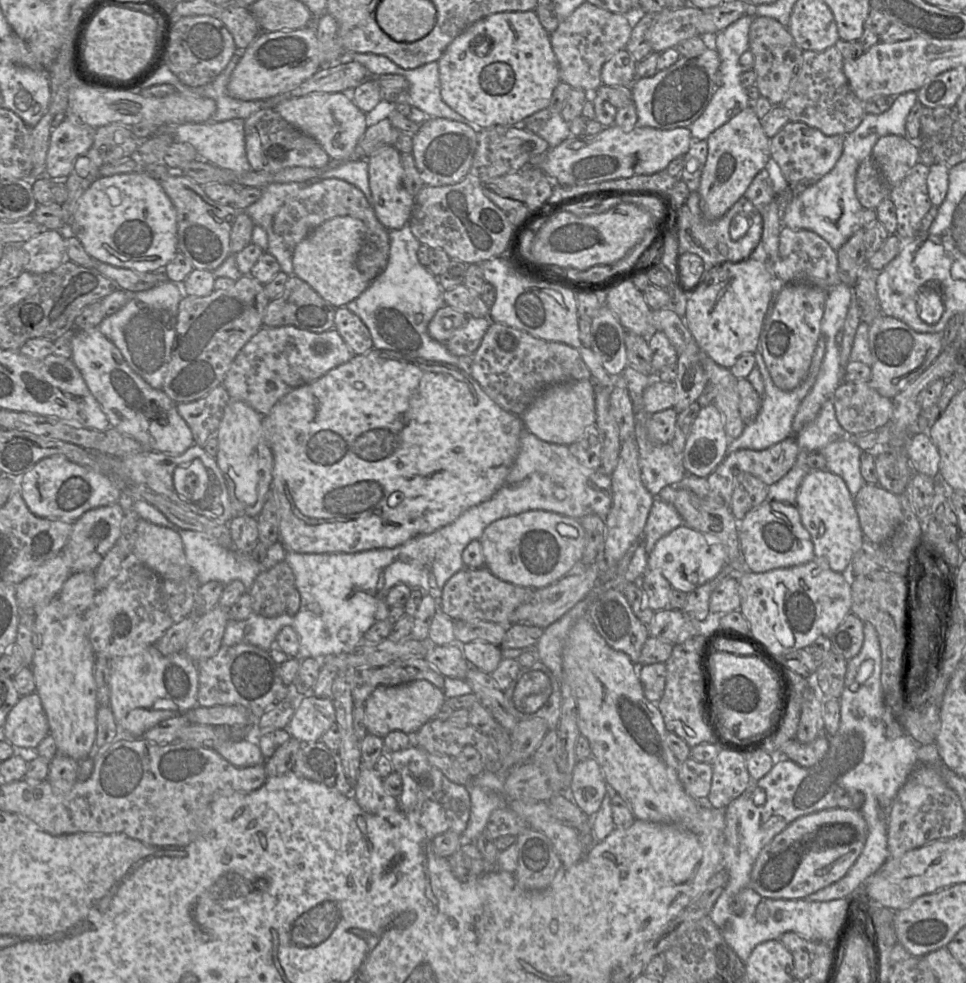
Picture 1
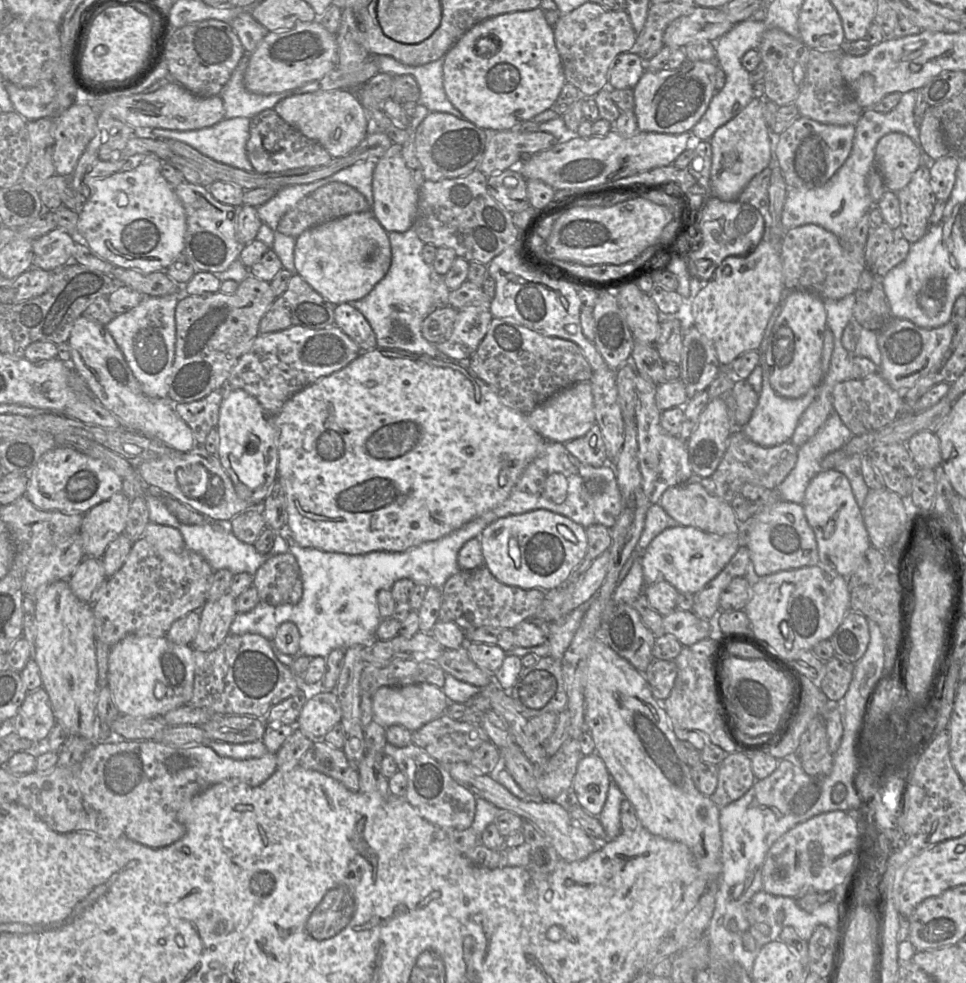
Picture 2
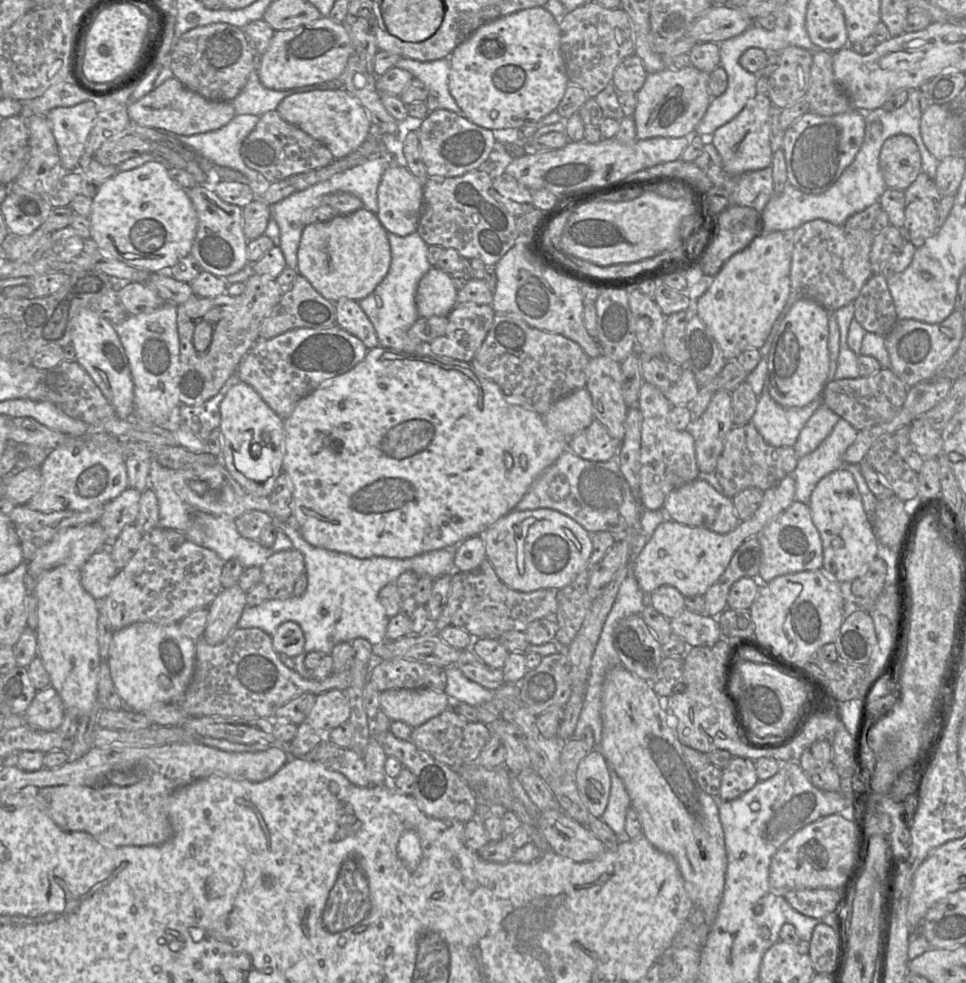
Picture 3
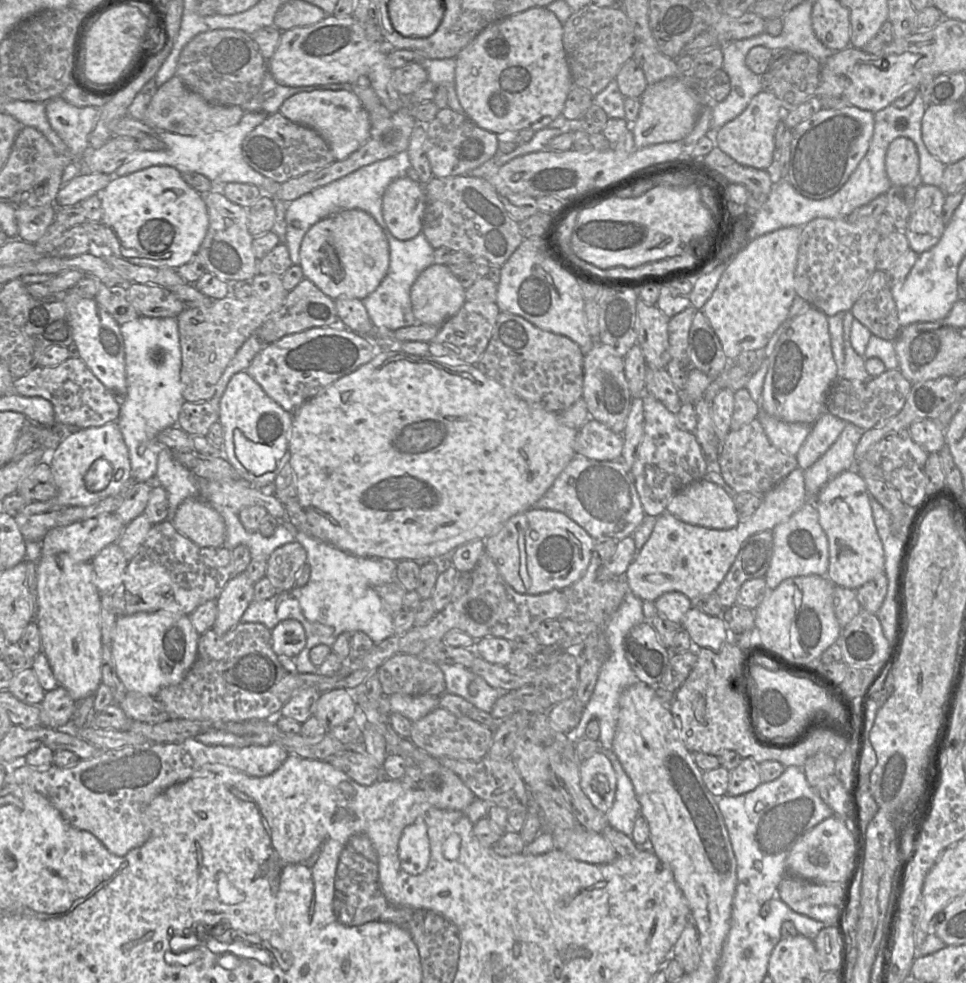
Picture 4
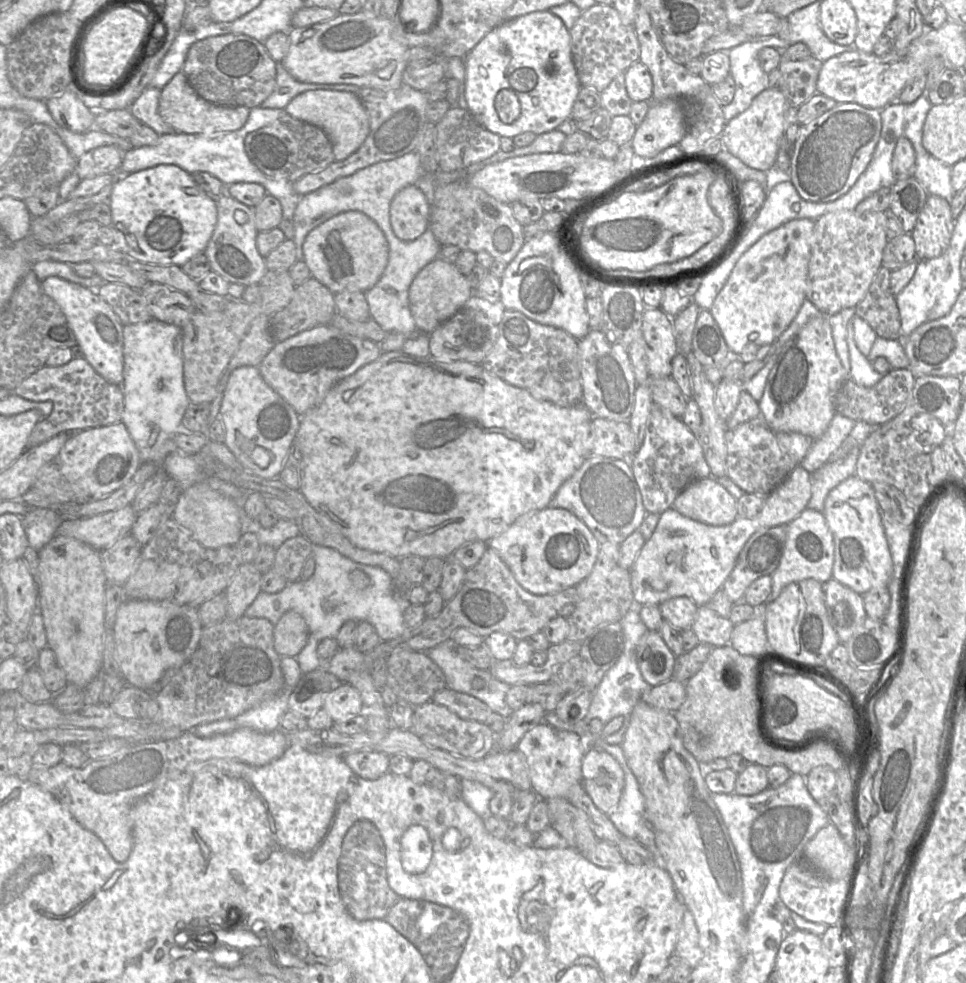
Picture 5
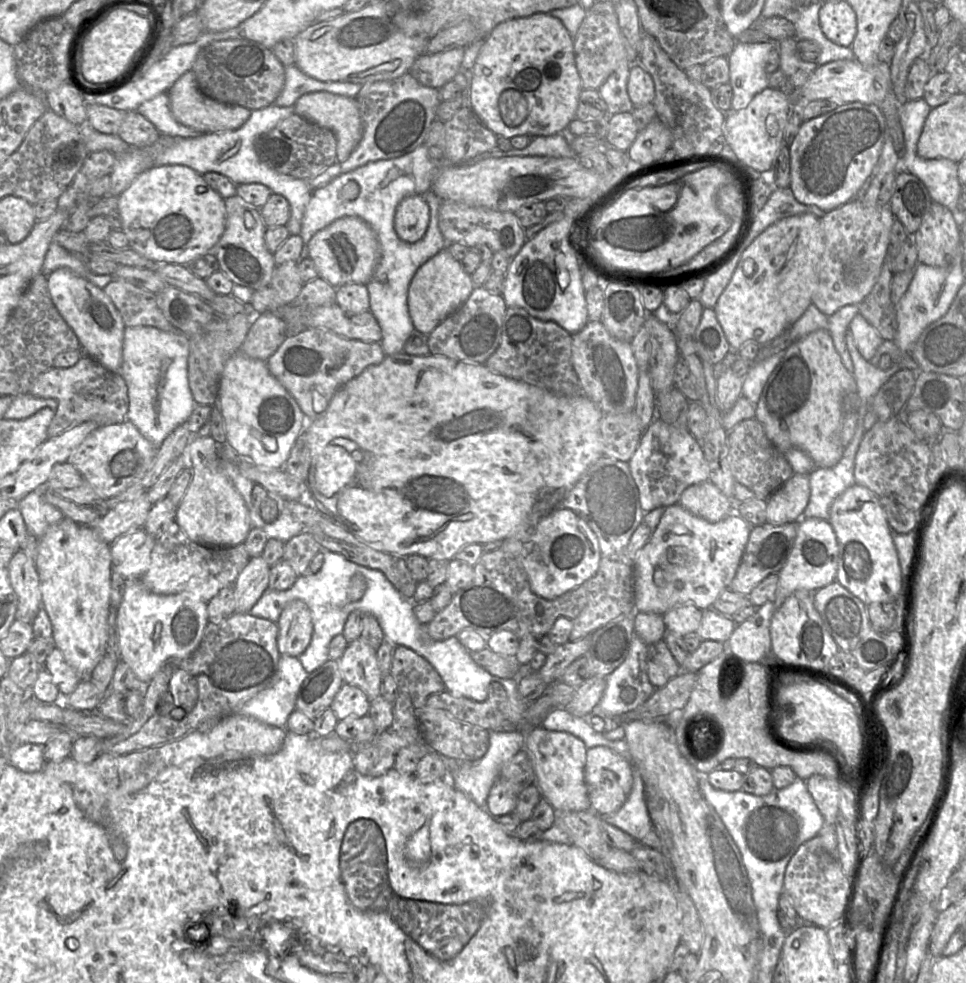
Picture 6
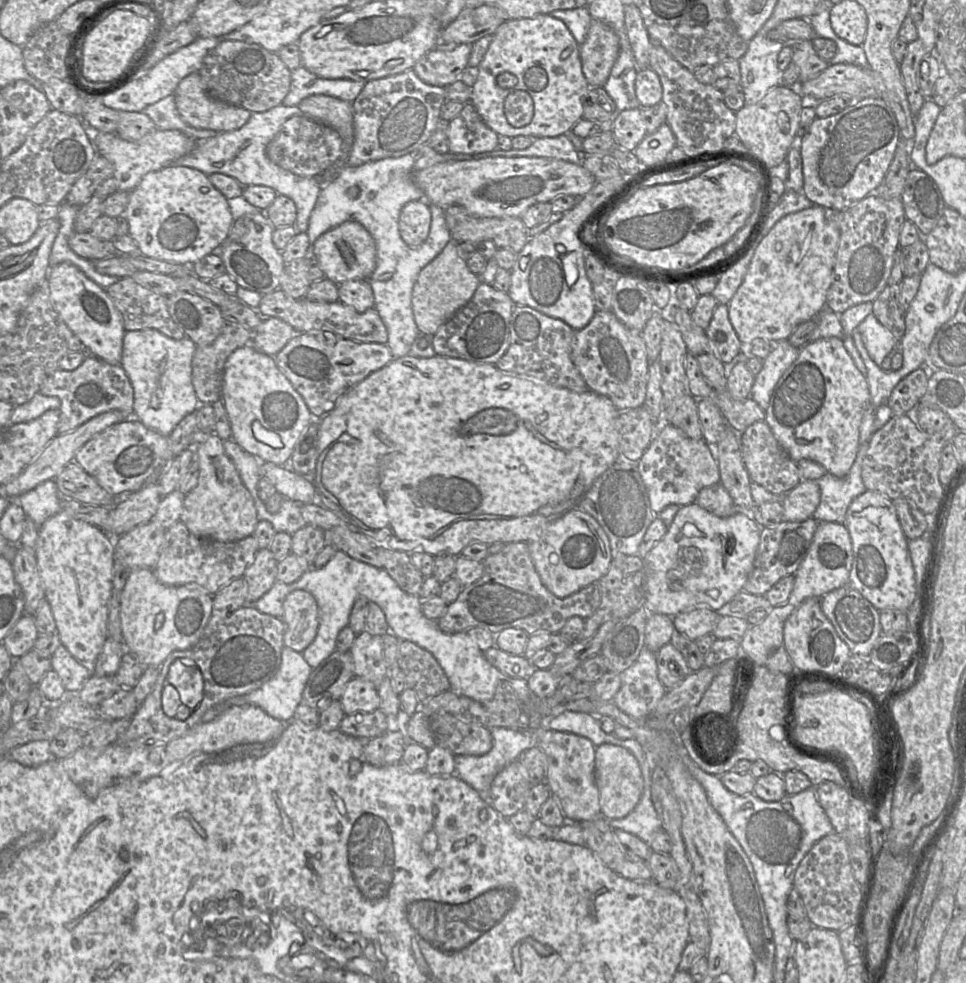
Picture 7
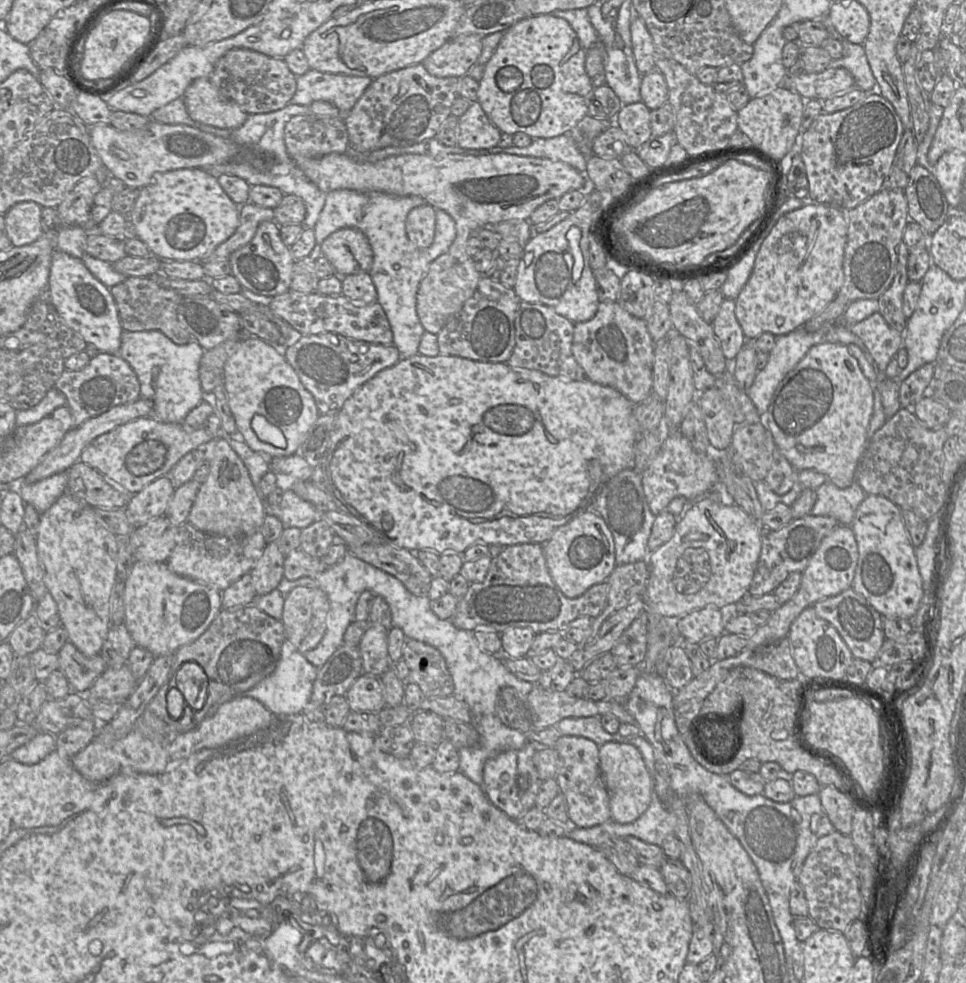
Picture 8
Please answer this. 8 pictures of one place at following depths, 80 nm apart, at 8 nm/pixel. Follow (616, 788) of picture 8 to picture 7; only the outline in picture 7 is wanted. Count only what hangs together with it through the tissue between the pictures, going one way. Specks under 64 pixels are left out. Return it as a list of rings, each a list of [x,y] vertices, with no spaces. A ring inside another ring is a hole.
[[[604,743],[595,748],[594,779],[599,790],[601,816],[621,819],[638,805],[643,791],[644,779],[636,757],[626,748]]]

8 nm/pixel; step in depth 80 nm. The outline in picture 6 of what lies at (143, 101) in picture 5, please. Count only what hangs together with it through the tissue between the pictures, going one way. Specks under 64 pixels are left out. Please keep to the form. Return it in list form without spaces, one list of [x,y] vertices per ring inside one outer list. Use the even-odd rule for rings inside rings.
[[[167,92],[142,102],[136,111],[151,121],[162,135],[194,137],[200,134],[175,119]]]

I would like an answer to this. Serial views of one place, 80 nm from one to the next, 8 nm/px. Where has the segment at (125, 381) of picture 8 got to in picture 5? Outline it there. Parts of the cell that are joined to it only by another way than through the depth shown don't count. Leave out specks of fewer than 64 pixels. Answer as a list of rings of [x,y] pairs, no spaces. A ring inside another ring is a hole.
[[[84,357],[73,358],[61,366],[43,366],[23,380],[13,393],[30,401],[53,403],[51,414],[33,428],[26,449],[31,449],[62,432],[76,433],[121,422],[124,411],[122,385],[108,382]]]

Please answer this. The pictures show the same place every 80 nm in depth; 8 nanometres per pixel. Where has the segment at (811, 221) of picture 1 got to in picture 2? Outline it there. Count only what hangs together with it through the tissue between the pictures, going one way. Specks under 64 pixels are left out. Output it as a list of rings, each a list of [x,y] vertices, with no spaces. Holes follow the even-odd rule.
[[[917,91],[903,93],[897,106],[888,113],[879,113],[873,109],[864,109],[855,126],[851,152],[838,171],[823,186],[808,189],[788,189],[781,215],[784,231],[815,224],[840,236],[844,231],[853,228],[858,221],[876,207],[867,187],[867,176],[875,166],[875,149],[878,141],[890,133],[902,133],[913,140],[922,154],[922,165],[930,166],[931,159],[925,154],[920,138],[919,124],[914,117],[914,106]]]

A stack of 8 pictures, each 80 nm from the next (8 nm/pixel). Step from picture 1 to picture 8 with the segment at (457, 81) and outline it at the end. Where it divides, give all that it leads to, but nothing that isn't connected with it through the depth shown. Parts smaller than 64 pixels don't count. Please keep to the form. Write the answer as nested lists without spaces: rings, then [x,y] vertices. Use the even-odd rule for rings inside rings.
[[[551,14],[523,18],[503,32],[493,55],[485,64],[482,79],[479,81],[477,102],[502,133],[525,133],[532,139],[552,138],[569,133],[588,115],[588,104],[594,89],[585,70],[585,60],[586,50],[566,20]]]

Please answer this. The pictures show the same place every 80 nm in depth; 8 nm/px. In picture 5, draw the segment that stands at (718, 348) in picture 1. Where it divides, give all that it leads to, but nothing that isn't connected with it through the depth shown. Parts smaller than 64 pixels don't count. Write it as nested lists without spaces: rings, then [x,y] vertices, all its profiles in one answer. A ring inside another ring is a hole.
[[[812,219],[790,220],[763,235],[737,261],[709,309],[731,356],[739,356],[748,344],[772,344],[796,317],[806,299],[814,227]]]

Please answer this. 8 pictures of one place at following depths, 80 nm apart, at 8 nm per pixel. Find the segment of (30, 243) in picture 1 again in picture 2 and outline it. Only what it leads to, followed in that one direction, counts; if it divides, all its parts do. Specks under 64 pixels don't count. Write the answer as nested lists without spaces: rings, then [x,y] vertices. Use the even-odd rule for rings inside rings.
[[[55,228],[32,241],[32,268],[54,271],[72,260],[75,240],[68,232]]]

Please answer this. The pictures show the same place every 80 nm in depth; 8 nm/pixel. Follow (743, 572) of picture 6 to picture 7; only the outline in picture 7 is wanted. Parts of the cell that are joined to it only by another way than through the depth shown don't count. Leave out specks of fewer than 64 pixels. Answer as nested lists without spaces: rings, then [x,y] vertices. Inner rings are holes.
[[[810,517],[801,522],[784,521],[775,527],[762,527],[753,570],[743,591],[754,595],[764,595],[780,579],[794,575],[808,553],[818,524],[818,521]]]

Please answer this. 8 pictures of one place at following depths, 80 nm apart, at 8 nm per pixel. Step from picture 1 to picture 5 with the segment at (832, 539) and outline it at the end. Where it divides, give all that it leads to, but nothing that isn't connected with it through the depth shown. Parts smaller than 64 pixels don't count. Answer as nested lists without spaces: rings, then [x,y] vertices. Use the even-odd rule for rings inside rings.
[[[856,475],[848,477],[828,493],[822,514],[834,540],[832,578],[861,595],[872,588],[887,586],[892,578],[893,562],[871,484]]]

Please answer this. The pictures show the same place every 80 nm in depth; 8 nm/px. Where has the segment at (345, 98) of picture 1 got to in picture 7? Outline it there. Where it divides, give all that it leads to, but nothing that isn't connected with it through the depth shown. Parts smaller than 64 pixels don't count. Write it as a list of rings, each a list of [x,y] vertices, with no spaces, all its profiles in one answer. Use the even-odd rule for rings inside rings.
[[[317,94],[304,98],[297,106],[302,115],[320,121],[338,132],[343,141],[343,157],[346,164],[354,141],[352,103]]]

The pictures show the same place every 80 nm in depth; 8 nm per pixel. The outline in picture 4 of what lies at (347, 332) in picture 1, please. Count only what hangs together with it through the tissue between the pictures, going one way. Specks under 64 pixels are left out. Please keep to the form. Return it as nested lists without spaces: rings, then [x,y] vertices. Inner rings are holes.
[[[340,297],[335,299],[336,311],[338,315],[337,324],[340,324],[359,335],[371,337],[374,333],[368,312],[358,298]]]

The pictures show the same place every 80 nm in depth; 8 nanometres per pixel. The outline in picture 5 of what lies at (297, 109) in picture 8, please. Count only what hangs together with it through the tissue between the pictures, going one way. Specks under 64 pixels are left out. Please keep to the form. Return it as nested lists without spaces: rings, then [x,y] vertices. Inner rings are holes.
[[[257,106],[250,108],[247,121],[235,131],[213,134],[189,134],[183,132],[160,134],[155,144],[133,147],[126,151],[119,169],[113,172],[115,173],[115,179],[155,165],[175,164],[191,174],[201,171],[209,172],[226,185],[236,182],[259,183],[266,189],[268,194],[279,200],[282,207],[282,219],[278,228],[284,233],[287,240],[292,240],[294,237],[293,215],[303,195],[295,192],[292,182],[282,178],[273,178],[262,172],[250,161],[244,147],[244,140],[248,133],[271,124],[283,113],[285,113],[284,109]]]

